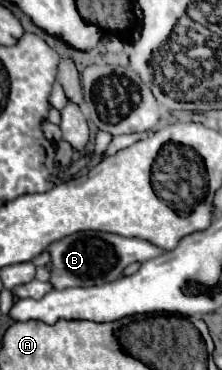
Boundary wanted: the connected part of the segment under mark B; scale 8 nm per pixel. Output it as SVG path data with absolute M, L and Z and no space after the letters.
M103 231L73 233L61 241L51 243L47 251L51 253L51 285L55 289L91 287L91 285L111 283L121 277L123 269L129 263L135 263L135 261L143 263L163 253L163 249L153 245L151 241L137 239L137 237L123 237L115 233L103 233Z

